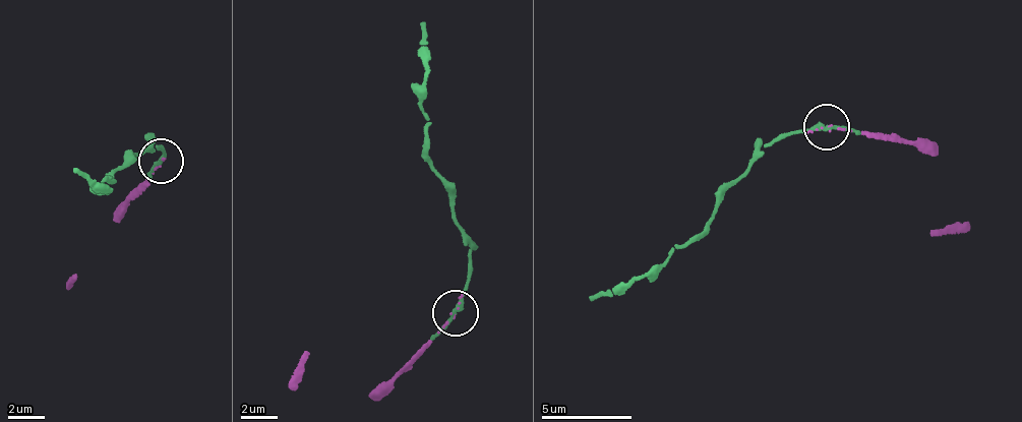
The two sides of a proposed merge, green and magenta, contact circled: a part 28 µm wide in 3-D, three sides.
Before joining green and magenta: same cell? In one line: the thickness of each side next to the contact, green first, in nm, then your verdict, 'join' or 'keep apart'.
200/80 nm | join

